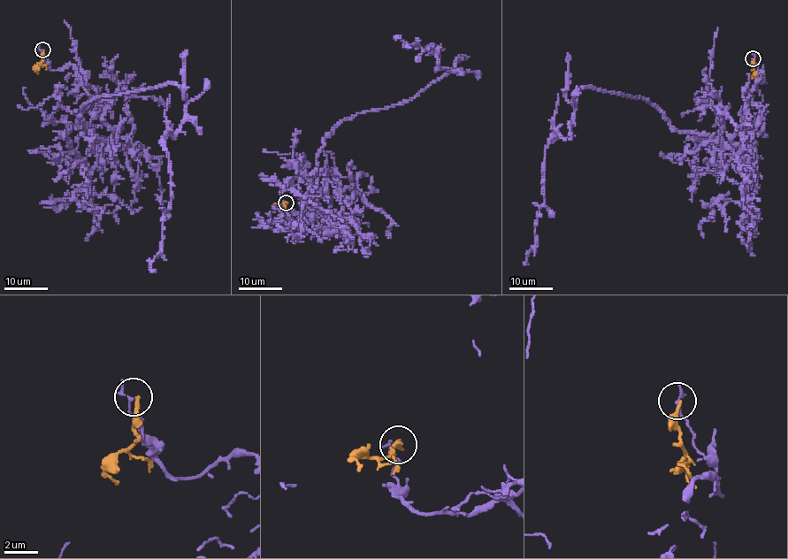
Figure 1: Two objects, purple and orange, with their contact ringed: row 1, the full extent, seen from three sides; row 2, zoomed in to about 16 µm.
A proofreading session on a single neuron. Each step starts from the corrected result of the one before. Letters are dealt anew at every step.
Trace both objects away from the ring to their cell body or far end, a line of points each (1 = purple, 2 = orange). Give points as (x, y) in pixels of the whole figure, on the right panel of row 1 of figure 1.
1: (753, 58), (764, 82), (725, 145), (674, 128), (639, 97), (580, 89), (571, 134), (546, 149), (524, 262)
2: (753, 58), (758, 81)

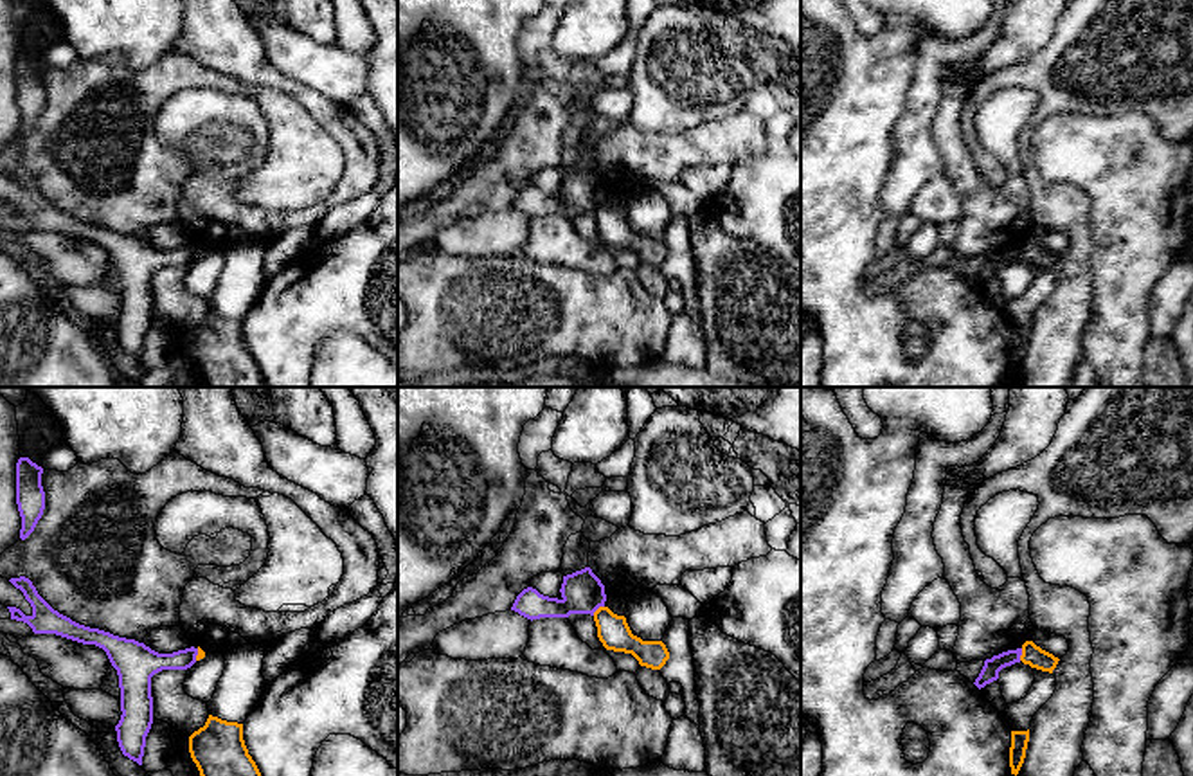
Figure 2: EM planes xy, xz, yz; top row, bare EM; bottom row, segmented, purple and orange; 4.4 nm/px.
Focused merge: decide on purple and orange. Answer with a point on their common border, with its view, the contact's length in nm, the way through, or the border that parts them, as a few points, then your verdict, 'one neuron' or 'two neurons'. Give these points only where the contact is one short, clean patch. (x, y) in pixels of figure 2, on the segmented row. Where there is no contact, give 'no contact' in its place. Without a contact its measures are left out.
xz (598, 607) | 70 nm | along xz (603, 605), (592, 614) | two neurons

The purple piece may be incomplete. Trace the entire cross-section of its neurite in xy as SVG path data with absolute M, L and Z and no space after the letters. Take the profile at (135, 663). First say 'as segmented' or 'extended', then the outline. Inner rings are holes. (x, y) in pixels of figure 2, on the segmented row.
as segmented; M25 576L9 580L32 607L25 616L7 607L11 619L27 623L34 634L56 634L83 645L103 648L117 670L121 688L121 720L115 726L117 742L124 756L142 765L146 736L153 724L151 677L162 670L187 670L196 663L198 648L158 654L135 639L113 636L72 621L54 610Z

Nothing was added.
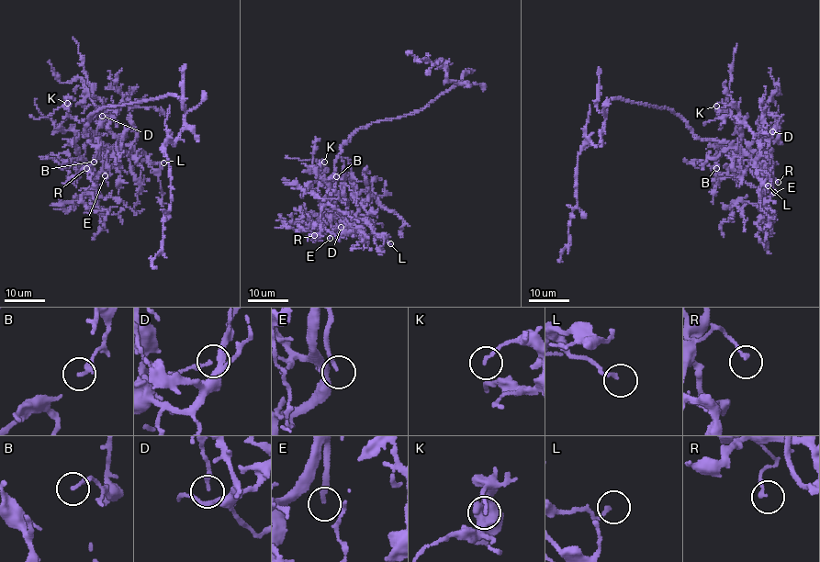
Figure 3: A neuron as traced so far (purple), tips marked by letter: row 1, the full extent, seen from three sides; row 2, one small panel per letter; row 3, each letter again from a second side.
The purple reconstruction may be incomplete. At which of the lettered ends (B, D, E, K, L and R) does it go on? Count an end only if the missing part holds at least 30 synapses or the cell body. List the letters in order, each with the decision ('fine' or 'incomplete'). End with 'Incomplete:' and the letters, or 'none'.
B: fine
D: fine
E: incomplete
K: fine
L: fine
R: fine
Incomplete: E

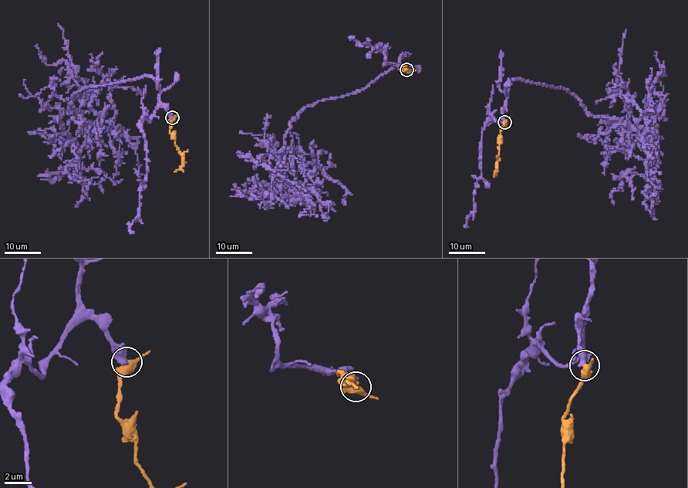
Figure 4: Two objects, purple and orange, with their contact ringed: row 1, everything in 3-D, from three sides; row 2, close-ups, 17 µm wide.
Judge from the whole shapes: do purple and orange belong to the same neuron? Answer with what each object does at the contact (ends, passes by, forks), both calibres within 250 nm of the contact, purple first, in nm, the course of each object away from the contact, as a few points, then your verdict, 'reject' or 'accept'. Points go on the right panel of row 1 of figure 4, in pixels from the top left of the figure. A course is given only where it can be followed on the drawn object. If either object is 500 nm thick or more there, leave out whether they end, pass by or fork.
purple ends | orange passes by | 480/480 nm | purple via (504, 122), (520, 79), (649, 127), (652, 141), (629, 122), (617, 84), (626, 30) | orange via (504, 122), (499, 137), (496, 176) | accept

